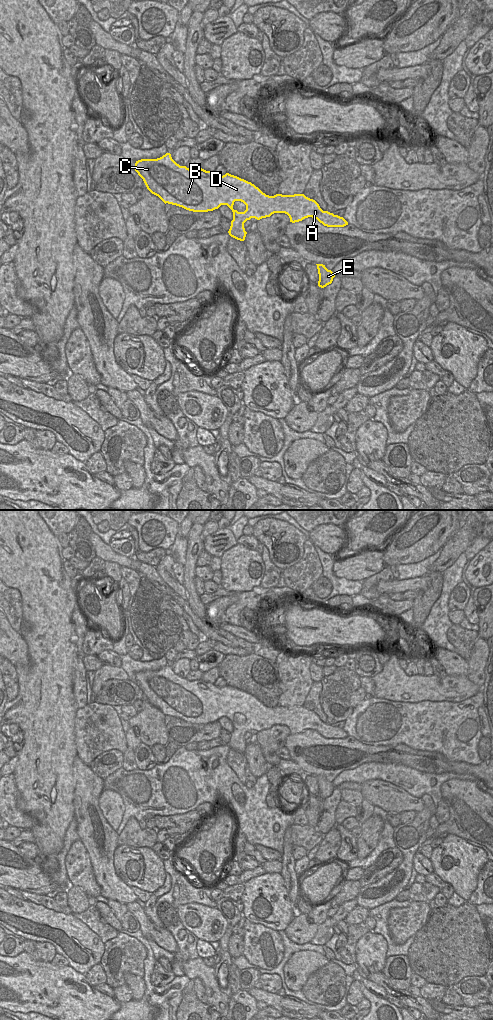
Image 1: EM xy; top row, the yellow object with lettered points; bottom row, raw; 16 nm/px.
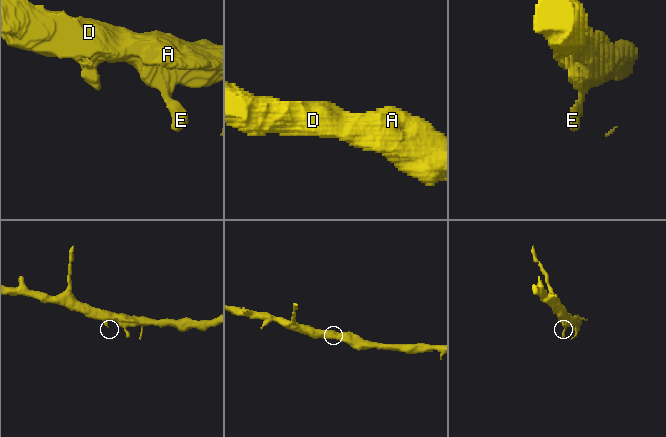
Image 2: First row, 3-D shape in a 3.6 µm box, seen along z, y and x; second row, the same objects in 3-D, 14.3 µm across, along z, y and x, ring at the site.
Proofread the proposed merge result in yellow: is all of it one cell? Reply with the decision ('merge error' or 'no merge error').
no merge error

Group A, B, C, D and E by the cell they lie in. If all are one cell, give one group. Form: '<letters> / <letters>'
A B C D E

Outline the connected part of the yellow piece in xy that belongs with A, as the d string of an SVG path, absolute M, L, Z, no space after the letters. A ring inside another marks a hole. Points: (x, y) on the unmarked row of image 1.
M166 665L157 671L141 671L135 675L135 683L143 691L147 701L158 708L165 716L172 716L193 724L208 724L218 721L221 717L227 717L233 724L233 732L228 743L229 747L237 752L244 753L247 744L244 735L251 730L260 732L270 729L274 725L285 725L290 734L295 735L305 730L312 729L327 739L344 739L348 734L338 727L323 723L319 716L304 706L269 708L263 705L251 694L237 688L226 685L217 688L214 684L202 680L189 681L180 678ZM235 713L241 713L246 717L244 724L233 721Z

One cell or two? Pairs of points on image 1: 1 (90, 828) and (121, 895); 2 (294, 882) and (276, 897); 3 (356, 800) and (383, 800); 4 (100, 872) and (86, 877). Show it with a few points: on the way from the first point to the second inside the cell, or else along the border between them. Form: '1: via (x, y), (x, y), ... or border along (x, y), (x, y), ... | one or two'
1: via (95, 845), (102, 858), (106, 878) | one
2: border along (279, 873), (283, 879), (288, 897), (295, 906) | two
3: border along (360, 792), (364, 798) | two
4: border along (87, 852), (95, 881), (100, 888), (100, 894) | two

